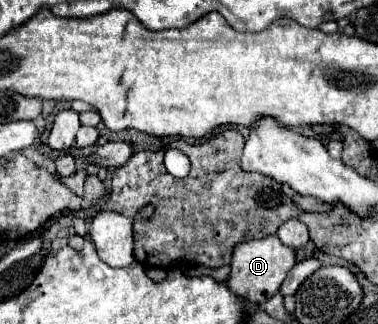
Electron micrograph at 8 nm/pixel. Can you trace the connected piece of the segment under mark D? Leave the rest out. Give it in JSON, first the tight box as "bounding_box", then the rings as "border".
{"bounding_box":[225,236,295,304],"border":[[[267,236],[263,240],[249,240],[241,242],[233,248],[231,258],[231,274],[225,280],[225,286],[243,300],[251,304],[263,304],[271,296],[279,292],[279,284],[285,280],[287,272],[295,264],[295,252],[287,248],[277,236]]]}

